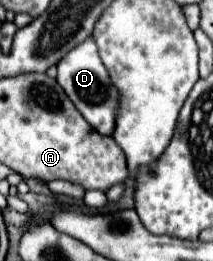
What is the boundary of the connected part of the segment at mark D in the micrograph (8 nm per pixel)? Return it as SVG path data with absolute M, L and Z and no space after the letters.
M87 38L83 44L73 48L69 54L61 58L57 64L57 82L65 90L65 94L71 98L71 102L79 108L83 118L105 136L113 134L115 128L115 114L117 114L117 90L111 86L111 80L105 72L105 66L101 64L101 58L97 54L97 46L93 44L93 38Z

